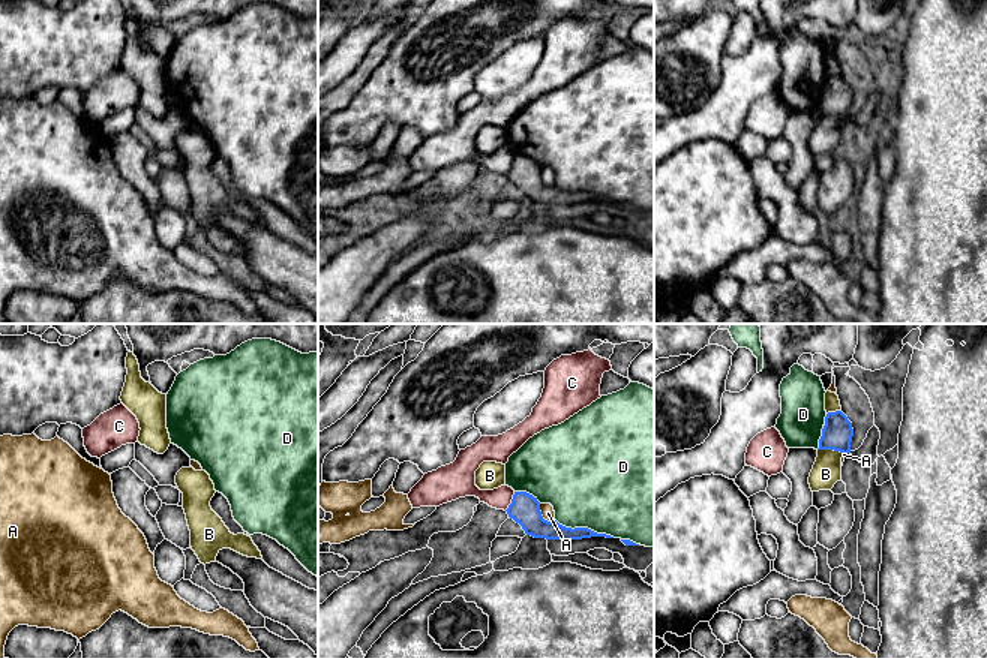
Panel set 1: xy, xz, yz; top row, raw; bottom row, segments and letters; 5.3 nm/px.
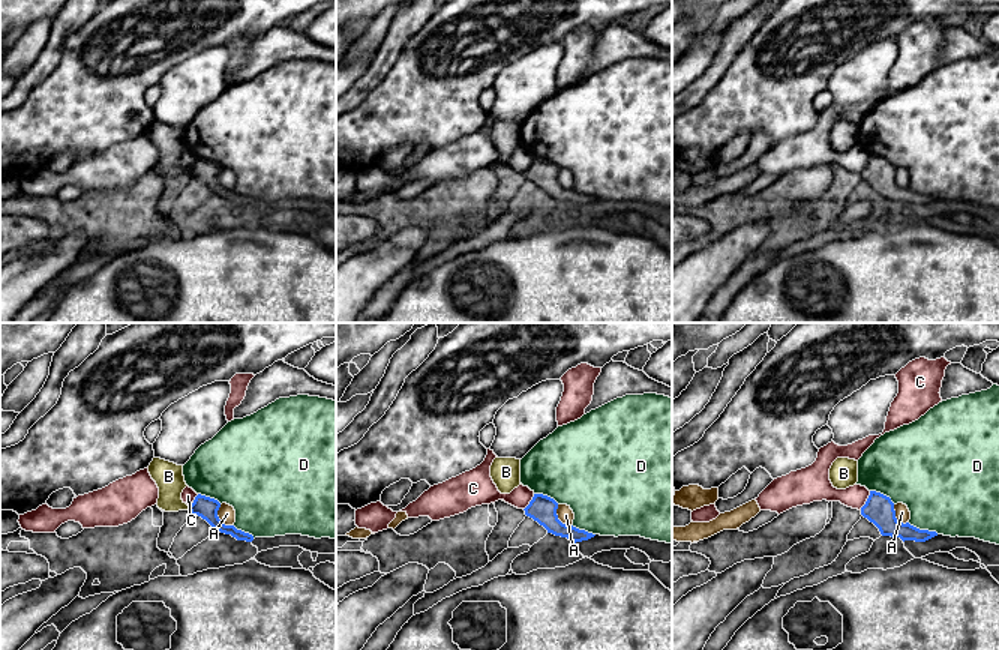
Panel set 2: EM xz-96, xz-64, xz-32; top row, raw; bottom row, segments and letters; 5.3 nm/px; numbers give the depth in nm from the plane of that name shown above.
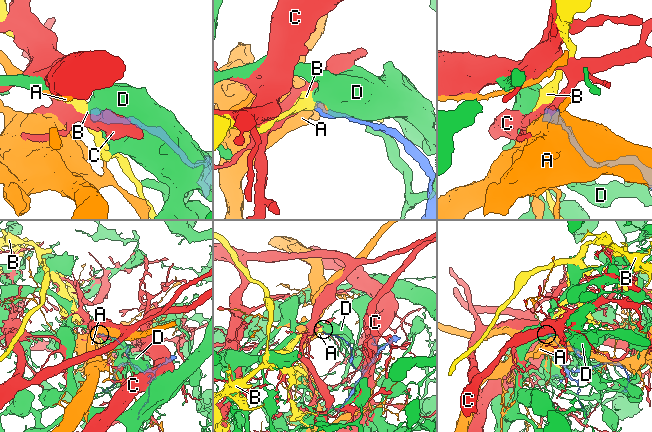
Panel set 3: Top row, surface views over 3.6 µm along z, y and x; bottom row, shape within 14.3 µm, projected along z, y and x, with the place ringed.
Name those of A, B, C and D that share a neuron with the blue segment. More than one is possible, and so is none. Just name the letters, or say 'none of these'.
none of these

